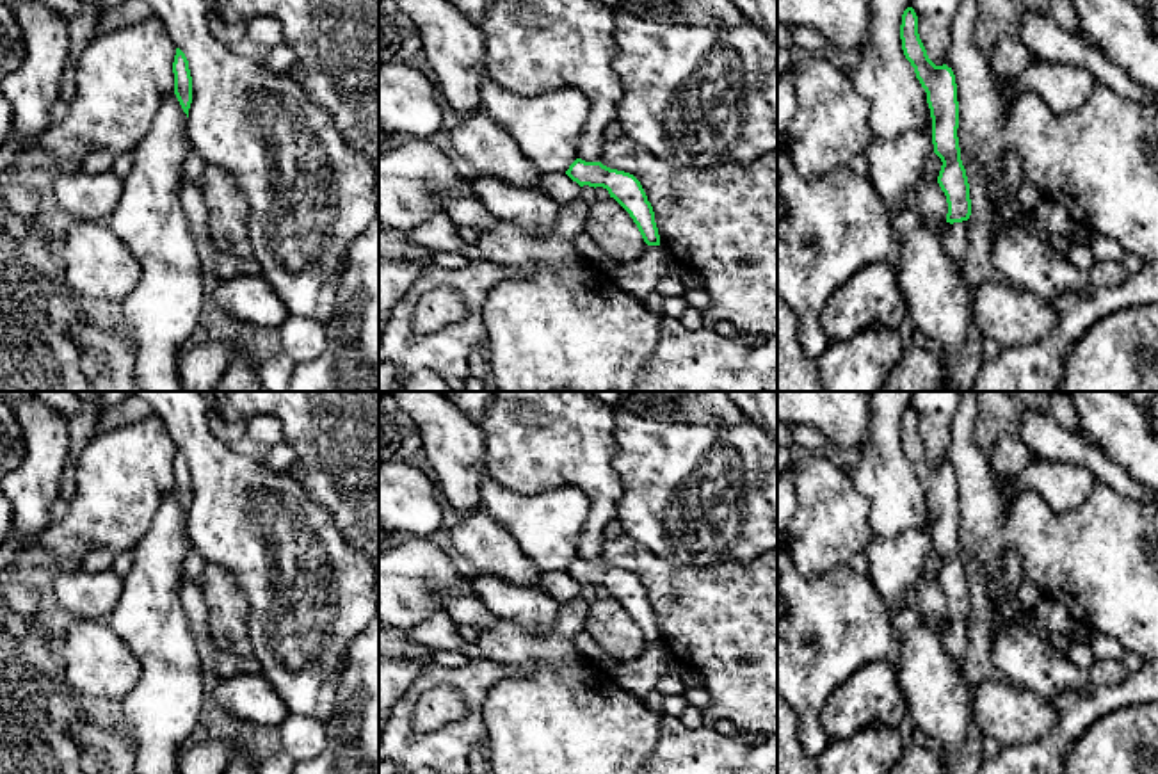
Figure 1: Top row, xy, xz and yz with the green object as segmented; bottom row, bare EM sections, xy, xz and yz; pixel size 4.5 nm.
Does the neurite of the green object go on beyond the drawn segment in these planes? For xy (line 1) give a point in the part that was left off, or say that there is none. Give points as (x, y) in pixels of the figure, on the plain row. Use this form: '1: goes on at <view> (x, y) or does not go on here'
1: does not go on here

